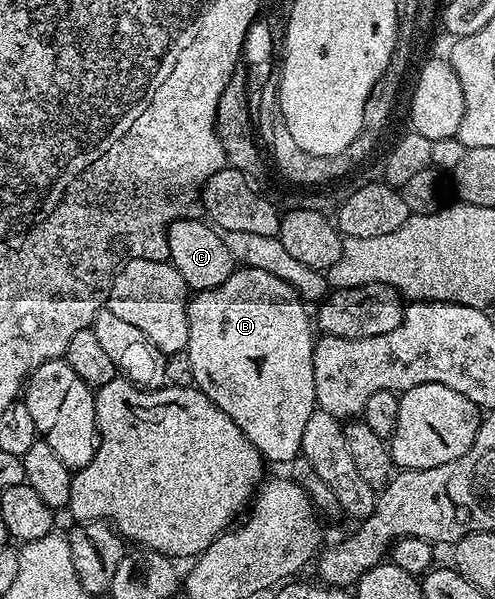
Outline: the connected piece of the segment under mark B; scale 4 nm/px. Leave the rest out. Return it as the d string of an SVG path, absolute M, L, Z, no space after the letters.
M243 267L220 282L220 286L197 293L188 304L190 333L185 353L192 366L193 387L236 422L248 442L252 442L267 461L289 462L301 453L304 426L316 411L316 336L312 331L311 313L309 316L305 307L307 305L292 285L267 270Z

